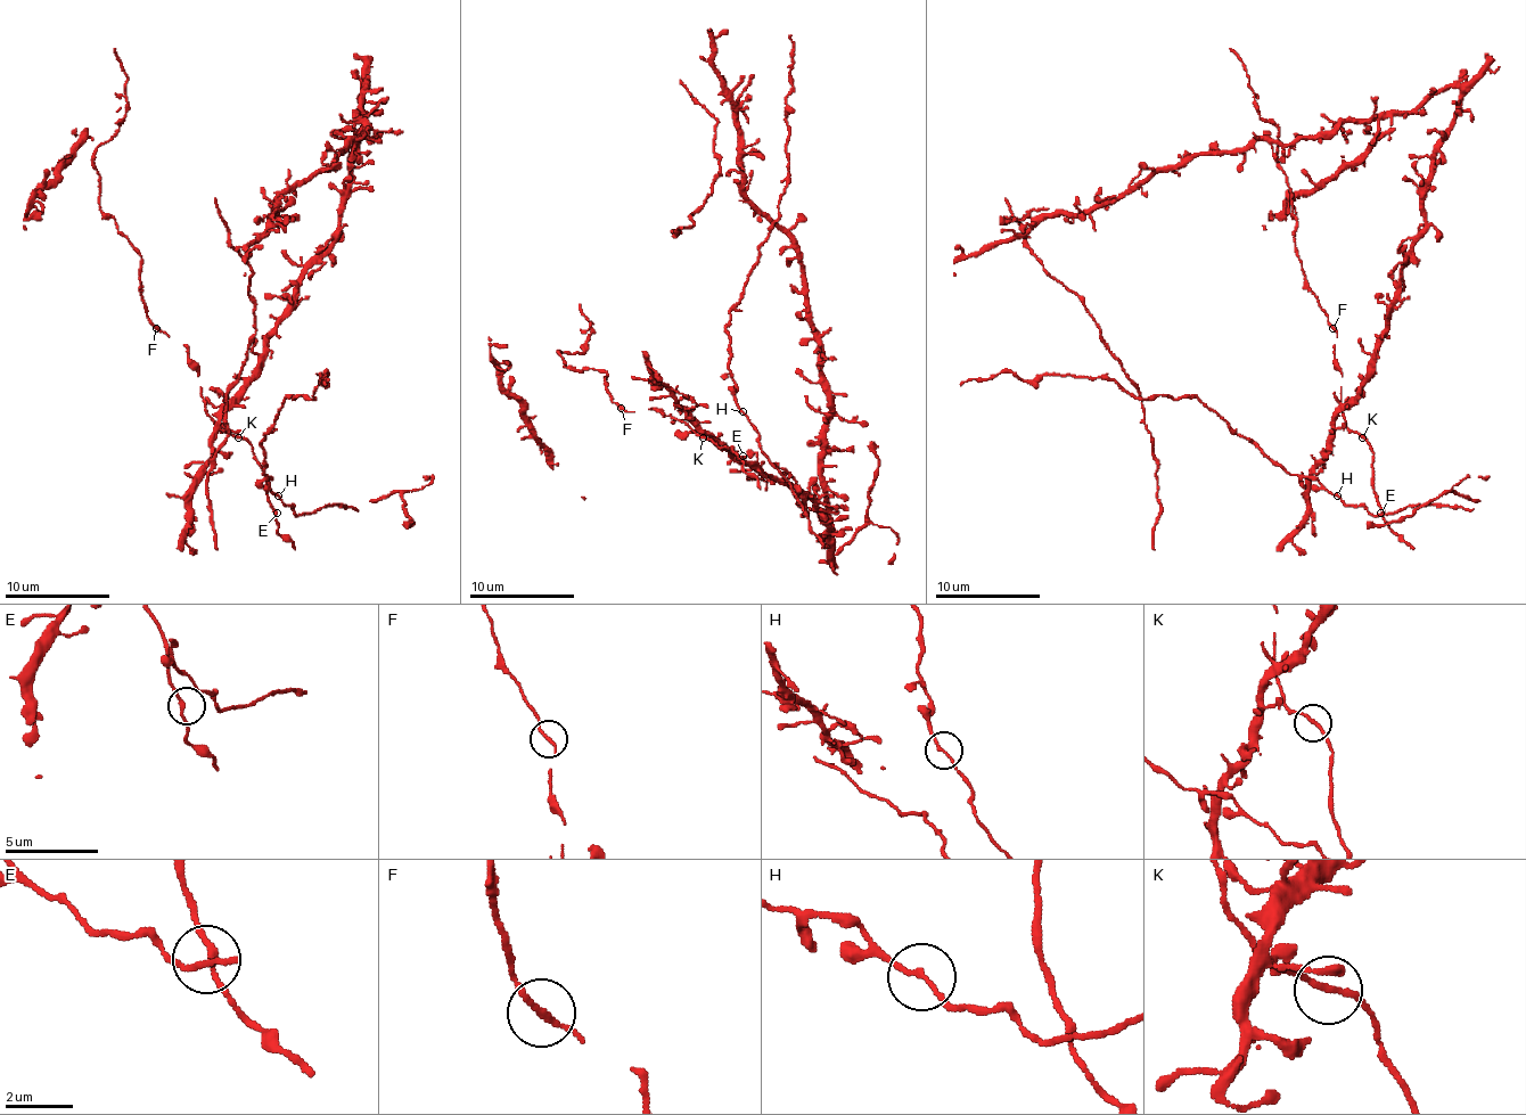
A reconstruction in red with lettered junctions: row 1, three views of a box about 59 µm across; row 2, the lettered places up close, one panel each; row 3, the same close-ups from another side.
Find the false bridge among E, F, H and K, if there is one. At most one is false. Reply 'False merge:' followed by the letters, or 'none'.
False merge: none

